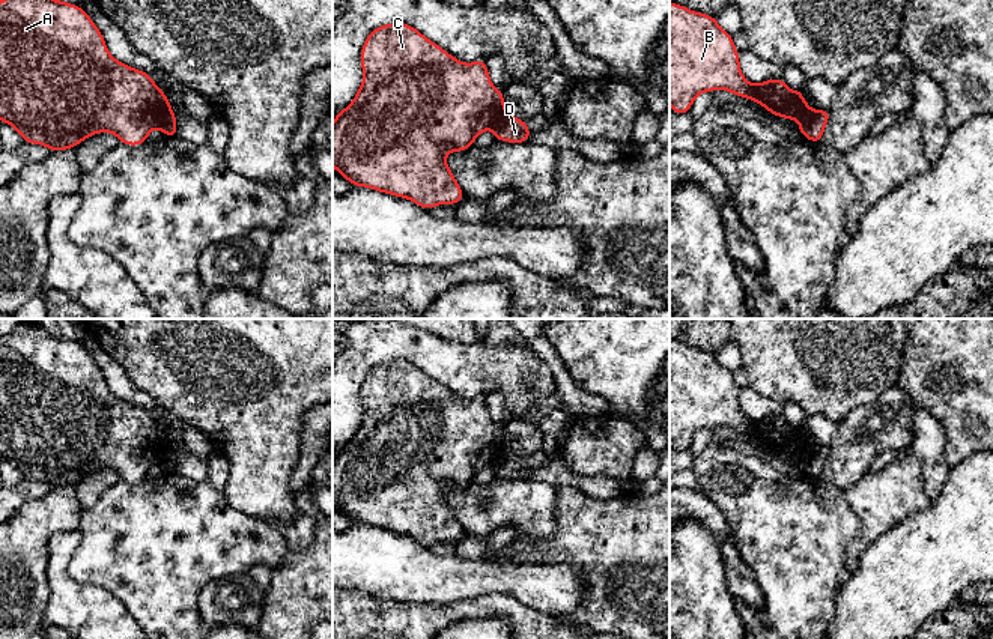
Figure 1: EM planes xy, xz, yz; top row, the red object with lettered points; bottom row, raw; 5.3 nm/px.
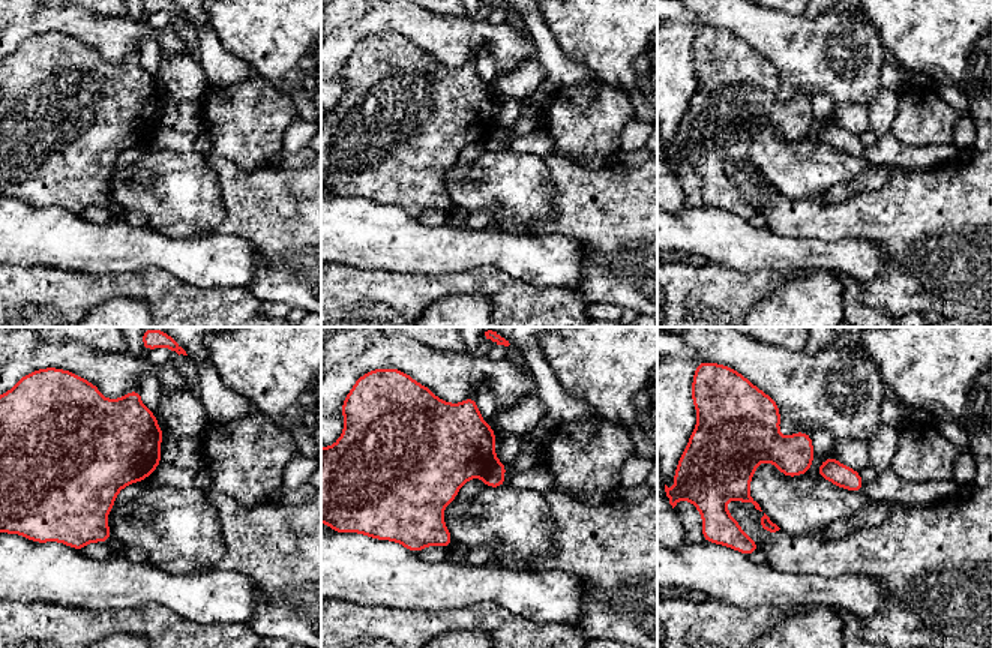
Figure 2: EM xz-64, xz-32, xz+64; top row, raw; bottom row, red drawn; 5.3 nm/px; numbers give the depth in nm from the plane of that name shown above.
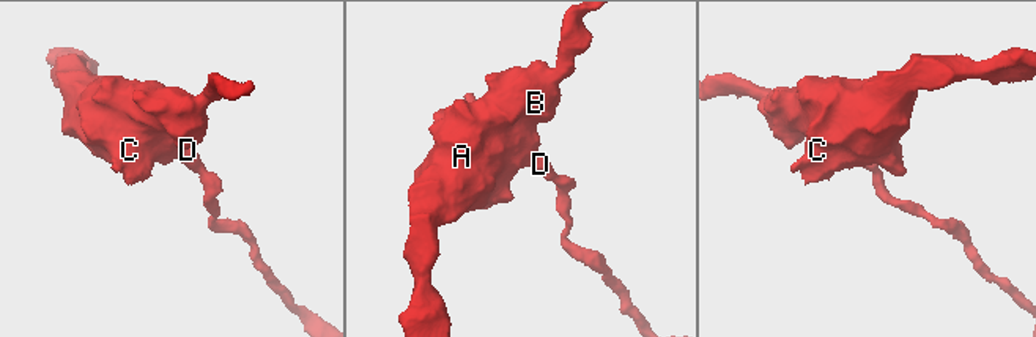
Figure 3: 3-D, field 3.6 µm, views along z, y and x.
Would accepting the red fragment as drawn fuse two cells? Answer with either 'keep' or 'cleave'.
cleave

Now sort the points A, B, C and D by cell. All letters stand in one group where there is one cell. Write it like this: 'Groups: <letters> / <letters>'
Groups: A B C / D

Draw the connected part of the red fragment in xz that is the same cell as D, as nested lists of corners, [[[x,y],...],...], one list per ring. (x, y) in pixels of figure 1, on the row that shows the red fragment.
[[[506,114],[493,128],[493,135],[498,141],[527,143],[530,141],[530,128],[522,119]]]

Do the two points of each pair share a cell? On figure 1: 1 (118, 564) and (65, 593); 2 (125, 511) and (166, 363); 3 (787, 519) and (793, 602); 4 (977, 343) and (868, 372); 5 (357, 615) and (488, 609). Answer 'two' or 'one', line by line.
1: two
2: two
3: one
4: two
5: one

